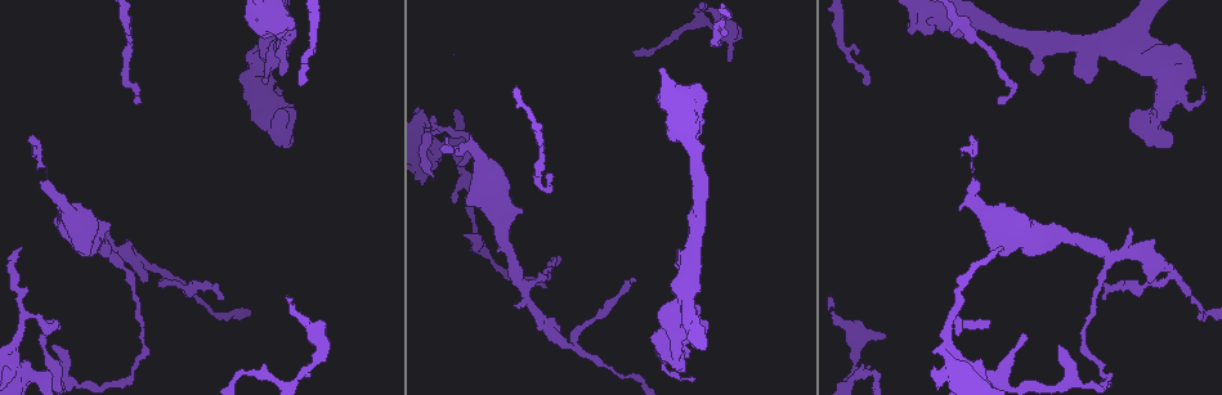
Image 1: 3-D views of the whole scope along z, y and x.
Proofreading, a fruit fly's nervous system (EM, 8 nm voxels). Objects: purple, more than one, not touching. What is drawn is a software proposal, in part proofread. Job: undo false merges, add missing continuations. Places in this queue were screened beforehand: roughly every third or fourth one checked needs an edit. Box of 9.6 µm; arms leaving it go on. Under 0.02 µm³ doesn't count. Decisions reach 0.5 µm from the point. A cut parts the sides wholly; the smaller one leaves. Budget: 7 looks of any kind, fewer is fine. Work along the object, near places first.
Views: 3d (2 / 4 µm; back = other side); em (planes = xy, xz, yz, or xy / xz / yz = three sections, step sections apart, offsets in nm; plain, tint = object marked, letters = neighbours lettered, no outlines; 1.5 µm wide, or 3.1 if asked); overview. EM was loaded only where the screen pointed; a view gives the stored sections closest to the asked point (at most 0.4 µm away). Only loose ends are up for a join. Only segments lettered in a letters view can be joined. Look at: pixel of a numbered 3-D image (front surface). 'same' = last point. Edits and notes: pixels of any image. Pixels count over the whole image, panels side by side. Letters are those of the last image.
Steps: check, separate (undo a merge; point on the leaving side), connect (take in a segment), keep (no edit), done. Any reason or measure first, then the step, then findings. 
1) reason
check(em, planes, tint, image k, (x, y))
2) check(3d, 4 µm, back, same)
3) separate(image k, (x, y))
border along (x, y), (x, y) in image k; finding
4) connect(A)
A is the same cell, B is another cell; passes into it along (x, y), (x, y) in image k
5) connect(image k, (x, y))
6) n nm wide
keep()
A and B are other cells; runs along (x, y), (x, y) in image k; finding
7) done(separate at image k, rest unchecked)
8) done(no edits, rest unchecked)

check(em, yz, step 4, letters, image 1, (432, 175))

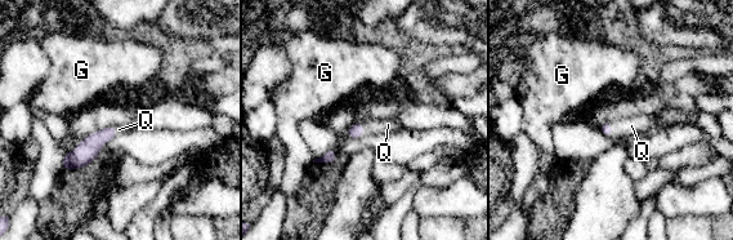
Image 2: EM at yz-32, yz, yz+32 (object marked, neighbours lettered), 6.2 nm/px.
another direction
check(em, xz, step 8, letters, same)

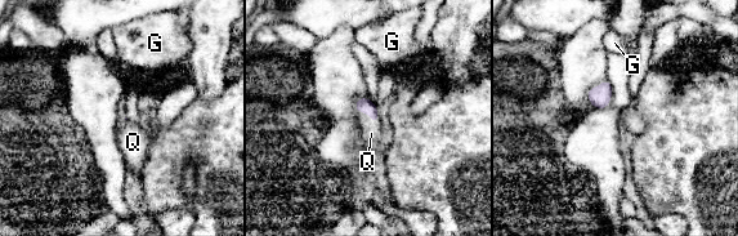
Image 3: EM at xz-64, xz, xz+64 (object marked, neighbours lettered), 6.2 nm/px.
connect(Q)
Q is the same cell, G is another cell; passes into it along (363, 105), (371, 116), (371, 133) in image 3; it goes on there

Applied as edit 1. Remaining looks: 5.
redraw
check(overview)

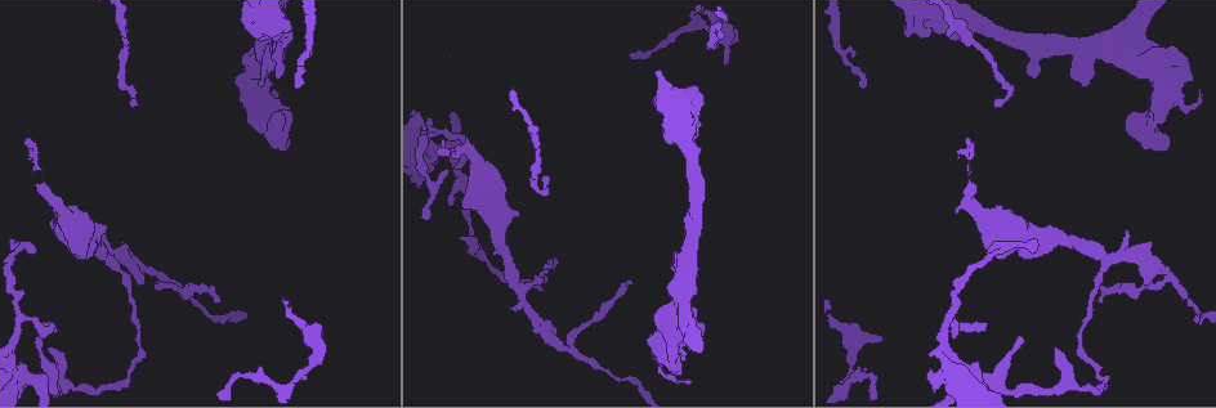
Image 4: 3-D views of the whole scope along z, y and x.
branch stops here
check(3d, 4 µm, image 4, (985, 324))

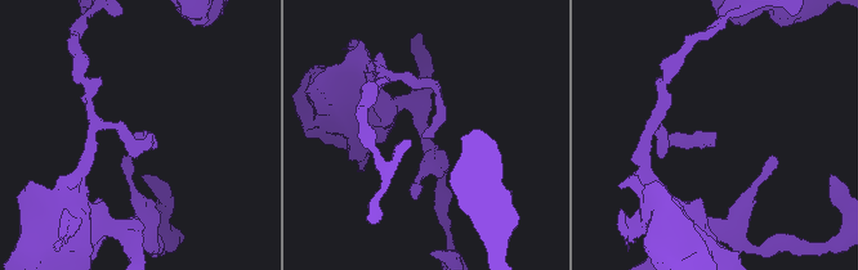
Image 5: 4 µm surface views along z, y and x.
shape alone is not enough
check(em, planes, plain, image 5, (423, 138))

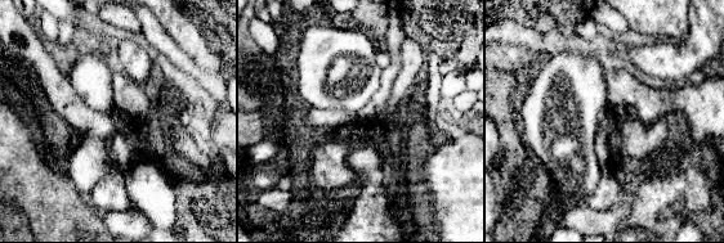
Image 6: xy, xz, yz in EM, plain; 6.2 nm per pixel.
check(em, planes, letters, same)

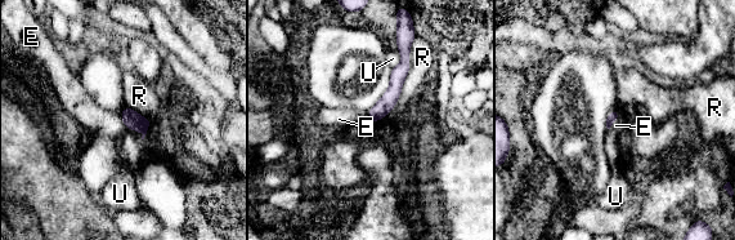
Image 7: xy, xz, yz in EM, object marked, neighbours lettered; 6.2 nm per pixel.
keep()
E, R and U are other cells; border along (413, 40), (400, 94), (377, 120) in image 7; no lettered segment goes on from it

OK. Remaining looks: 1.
branch stops here
check(em, planes, letters, image 4, (682, 354))

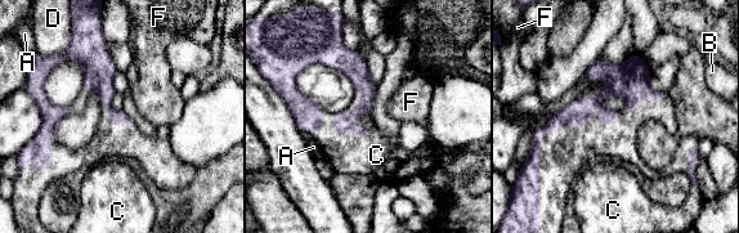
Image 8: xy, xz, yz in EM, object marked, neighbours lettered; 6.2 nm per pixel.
connect(C)
C is the same cell, A, B, D and F are other cells; the neuron continues

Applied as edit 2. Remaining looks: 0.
done(connect at image 3, connect at image 8, rest unchecked)

